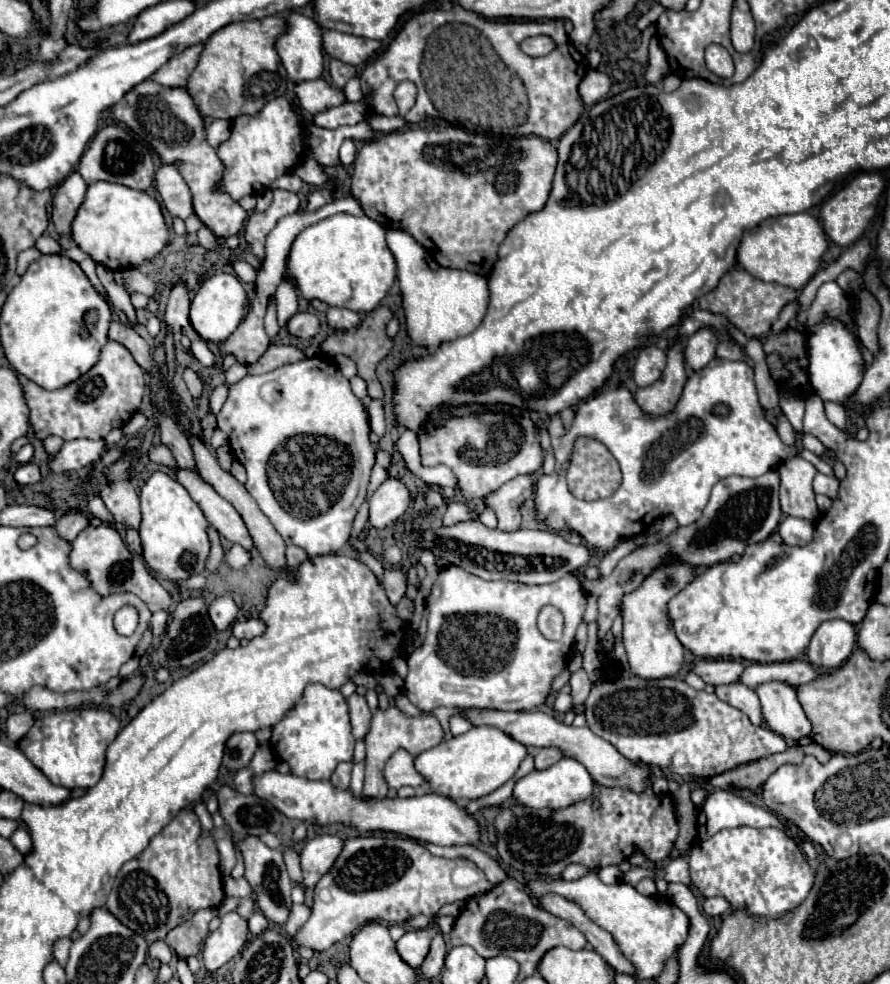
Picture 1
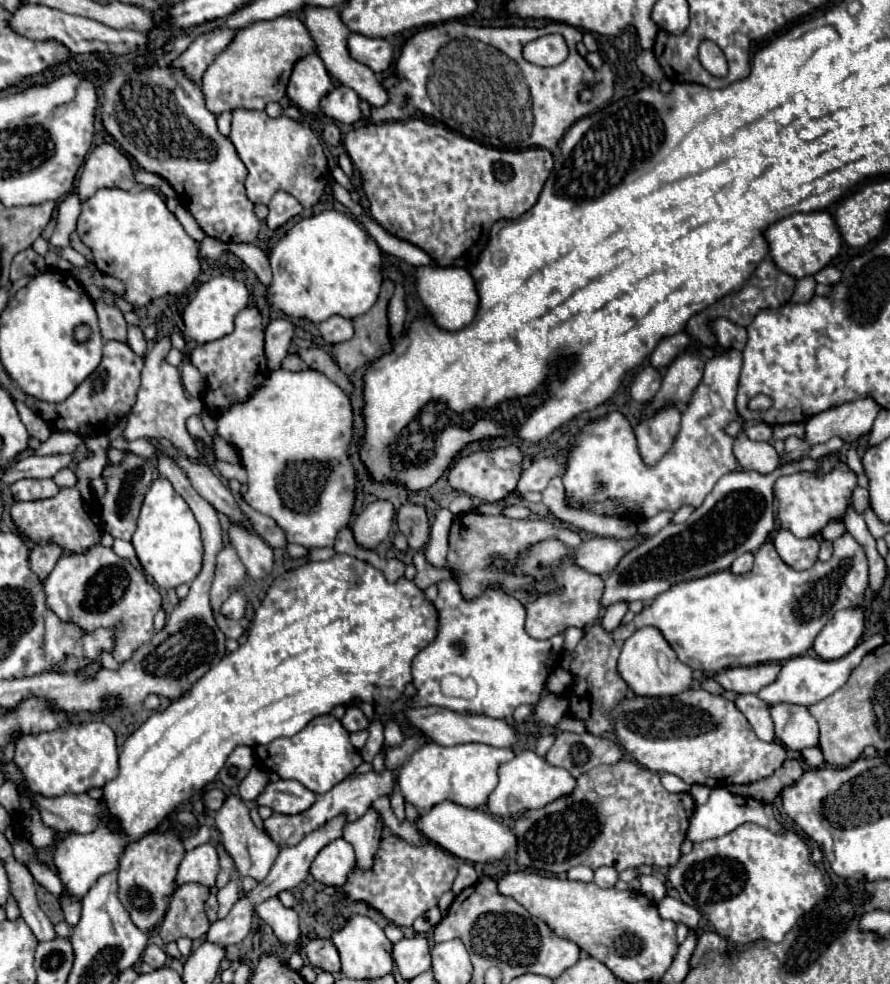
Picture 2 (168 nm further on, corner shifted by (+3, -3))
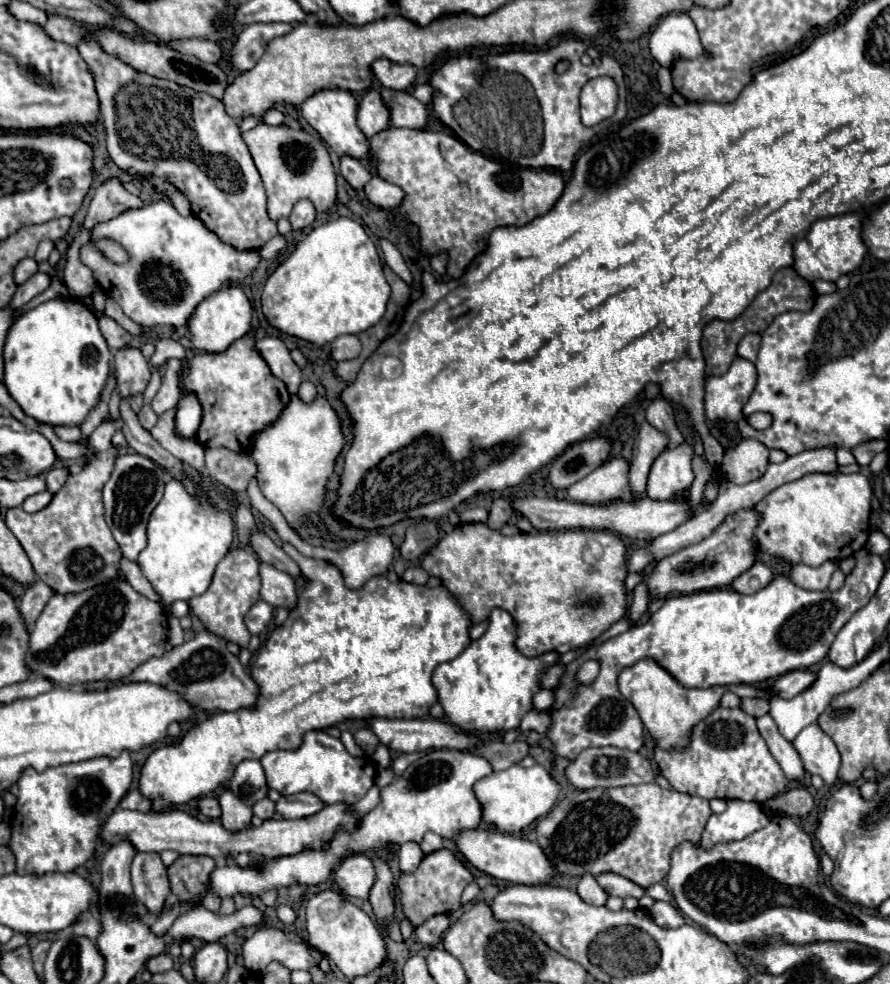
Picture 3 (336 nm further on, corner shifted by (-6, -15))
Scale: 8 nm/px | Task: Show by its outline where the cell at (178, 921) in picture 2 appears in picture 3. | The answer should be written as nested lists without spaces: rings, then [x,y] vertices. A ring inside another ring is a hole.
[[[180,855],[168,867],[168,879],[172,893],[182,901],[198,899],[204,893],[204,885],[214,871],[216,863],[212,857]]]

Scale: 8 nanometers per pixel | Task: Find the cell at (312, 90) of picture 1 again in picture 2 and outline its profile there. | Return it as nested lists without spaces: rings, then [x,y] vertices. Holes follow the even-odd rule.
[[[343,85],[333,87],[327,95],[323,95],[319,103],[319,111],[333,121],[339,123],[355,123],[361,119],[361,109],[359,109],[359,95]]]

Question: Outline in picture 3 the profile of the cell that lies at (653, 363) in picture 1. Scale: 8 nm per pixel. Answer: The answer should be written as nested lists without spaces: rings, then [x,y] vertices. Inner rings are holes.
[[[656,397],[652,401],[652,405],[646,409],[646,419],[650,425],[654,425],[658,431],[668,435],[668,447],[678,447],[682,443],[686,443],[684,437],[680,437],[678,425],[674,421],[674,409],[672,405],[664,399],[664,397]]]

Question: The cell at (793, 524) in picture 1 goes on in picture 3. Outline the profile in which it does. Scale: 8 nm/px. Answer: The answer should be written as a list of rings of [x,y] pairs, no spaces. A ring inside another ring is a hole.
[[[826,561],[820,567],[808,567],[808,565],[796,563],[796,565],[792,565],[790,577],[798,587],[802,587],[806,591],[826,591],[836,567],[838,565],[834,561]]]

